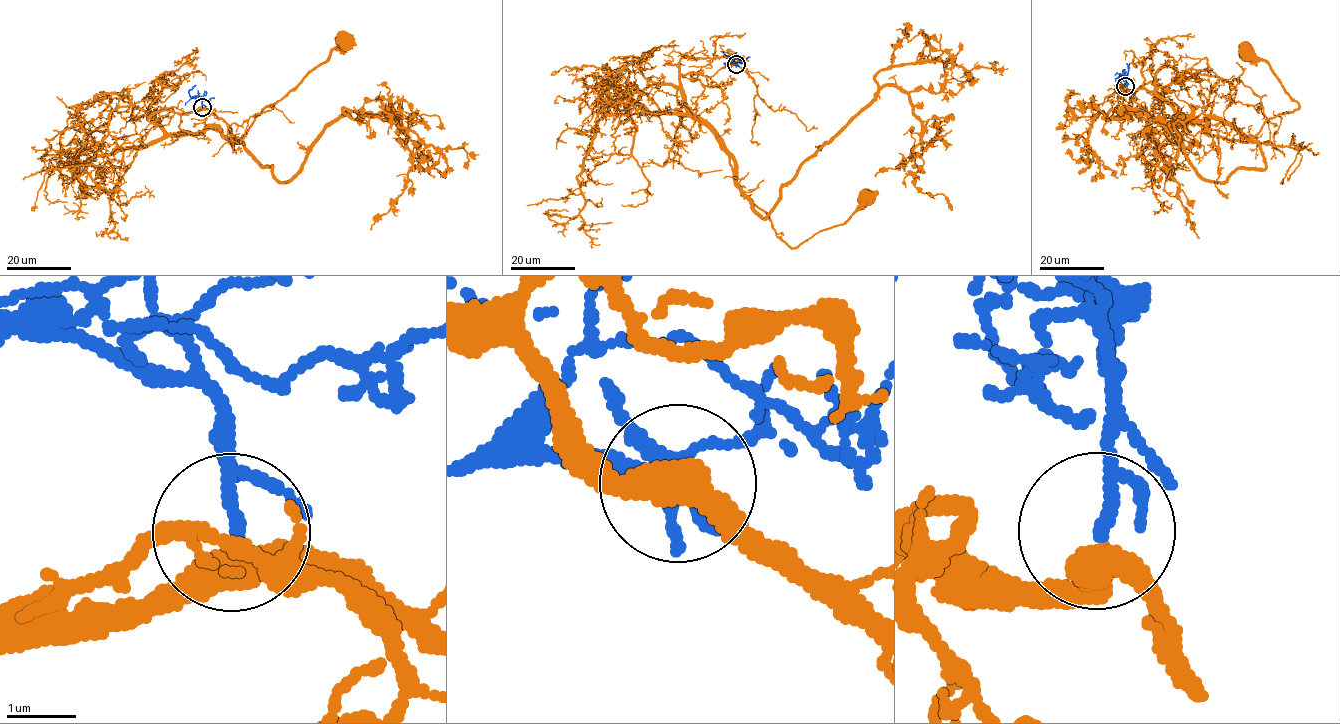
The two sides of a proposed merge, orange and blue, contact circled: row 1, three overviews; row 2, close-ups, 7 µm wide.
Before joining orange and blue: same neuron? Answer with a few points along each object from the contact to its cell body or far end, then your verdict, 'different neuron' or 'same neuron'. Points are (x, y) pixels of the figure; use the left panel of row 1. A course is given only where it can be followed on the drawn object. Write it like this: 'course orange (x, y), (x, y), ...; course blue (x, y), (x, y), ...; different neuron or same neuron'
course orange (202, 107), (156, 111), (147, 118), (151, 114), (167, 133), (211, 128), (238, 140), (344, 39); course blue (202, 107), (198, 97), (213, 97); same neuron

